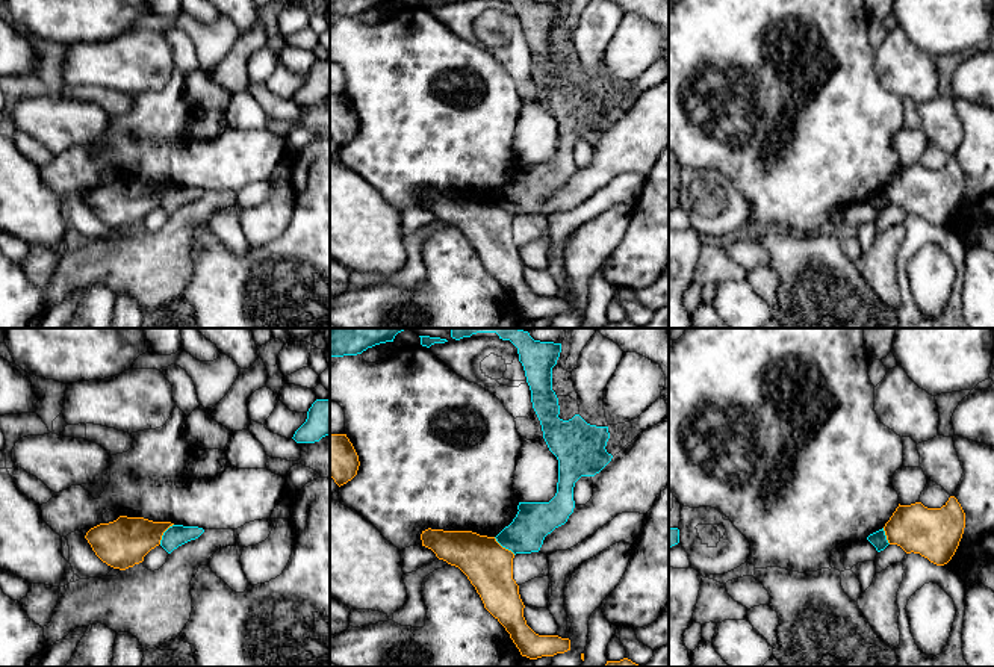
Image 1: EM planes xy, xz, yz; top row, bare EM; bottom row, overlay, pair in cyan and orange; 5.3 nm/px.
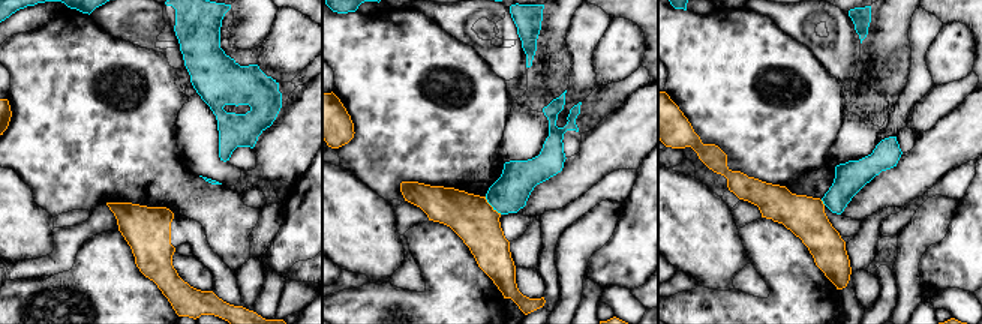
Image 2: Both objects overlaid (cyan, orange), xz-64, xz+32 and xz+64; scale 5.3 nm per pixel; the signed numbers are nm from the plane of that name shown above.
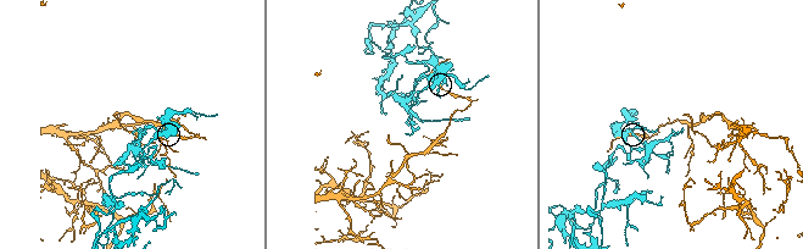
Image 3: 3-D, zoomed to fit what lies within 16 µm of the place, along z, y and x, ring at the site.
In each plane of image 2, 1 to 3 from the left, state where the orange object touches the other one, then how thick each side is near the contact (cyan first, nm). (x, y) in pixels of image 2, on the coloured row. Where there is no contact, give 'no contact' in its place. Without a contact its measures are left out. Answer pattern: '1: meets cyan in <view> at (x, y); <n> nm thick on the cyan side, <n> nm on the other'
1: no contact
2: meets cyan in xz+32 at (492, 206); 200 nm thick on the cyan side, 240 nm on the other
3: meets cyan in xz+64 at (823, 203); 170 nm thick on the cyan side, 220 nm on the other

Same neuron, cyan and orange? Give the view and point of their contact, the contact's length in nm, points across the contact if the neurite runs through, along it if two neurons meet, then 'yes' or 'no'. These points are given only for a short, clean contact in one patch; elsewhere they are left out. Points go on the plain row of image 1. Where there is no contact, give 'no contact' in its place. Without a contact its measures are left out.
meets cyan in xz at (504, 207); contact 150 nm long; no

